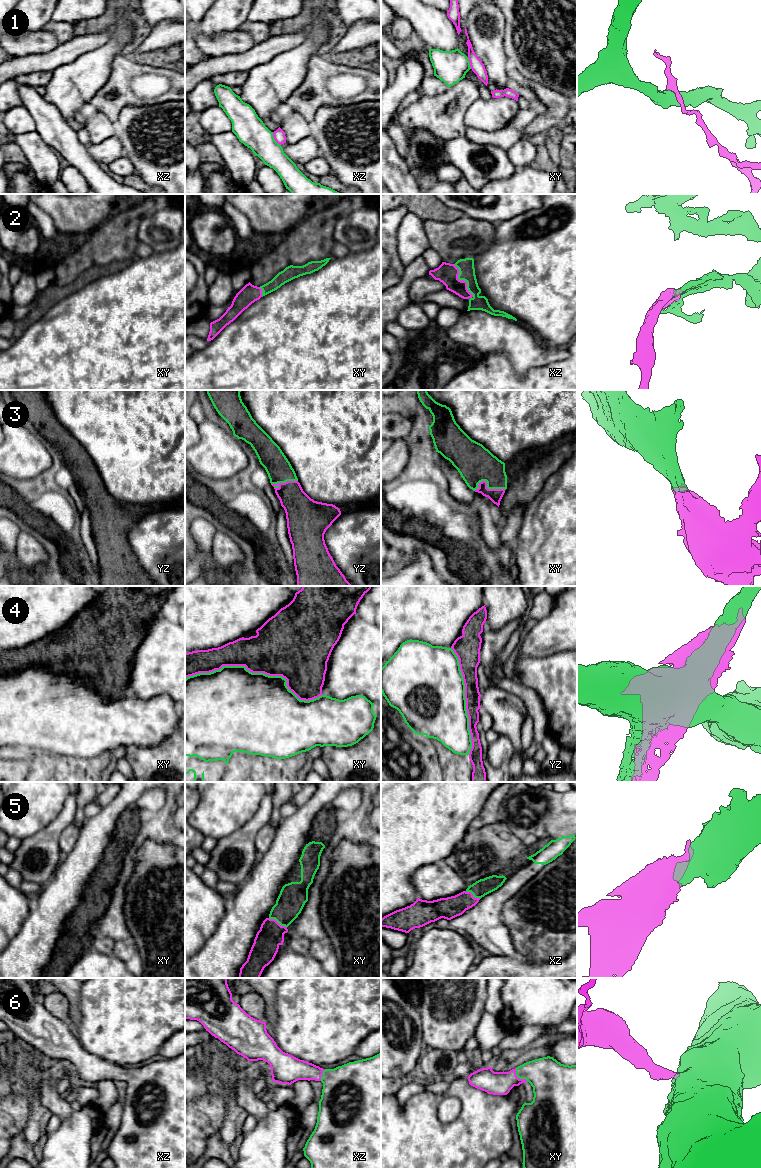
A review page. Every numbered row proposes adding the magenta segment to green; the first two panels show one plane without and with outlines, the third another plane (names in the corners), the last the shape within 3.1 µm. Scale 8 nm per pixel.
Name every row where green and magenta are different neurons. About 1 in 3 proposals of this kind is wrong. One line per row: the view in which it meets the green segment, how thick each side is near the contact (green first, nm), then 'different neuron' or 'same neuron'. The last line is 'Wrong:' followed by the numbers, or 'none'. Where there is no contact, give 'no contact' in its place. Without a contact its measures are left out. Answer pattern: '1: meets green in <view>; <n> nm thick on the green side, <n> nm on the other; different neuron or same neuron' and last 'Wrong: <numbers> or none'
1: meets green in xz; 240 nm thick on the green side, 100 nm on the other; different neuron
2: meets green in xz; 130 nm thick on the green side, 170 nm on the other; same neuron
3: meets green in xy; 300 nm thick on the green side, 110 nm on the other; same neuron
4: meets green in xy; 500 nm thick on the green side, 420 nm on the other; different neuron
5: meets green in xy; 220 nm thick on the green side, 200 nm on the other; same neuron
6: meets green in xy; 300 nm thick on the green side, 190 nm on the other; same neuron
Wrong: 1, 4

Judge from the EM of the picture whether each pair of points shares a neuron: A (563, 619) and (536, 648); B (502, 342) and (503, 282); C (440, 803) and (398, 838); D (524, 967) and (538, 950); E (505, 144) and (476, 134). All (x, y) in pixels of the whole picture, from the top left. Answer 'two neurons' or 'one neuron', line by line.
A: one neuron
B: two neurons
C: one neuron
D: two neurons
E: one neuron

